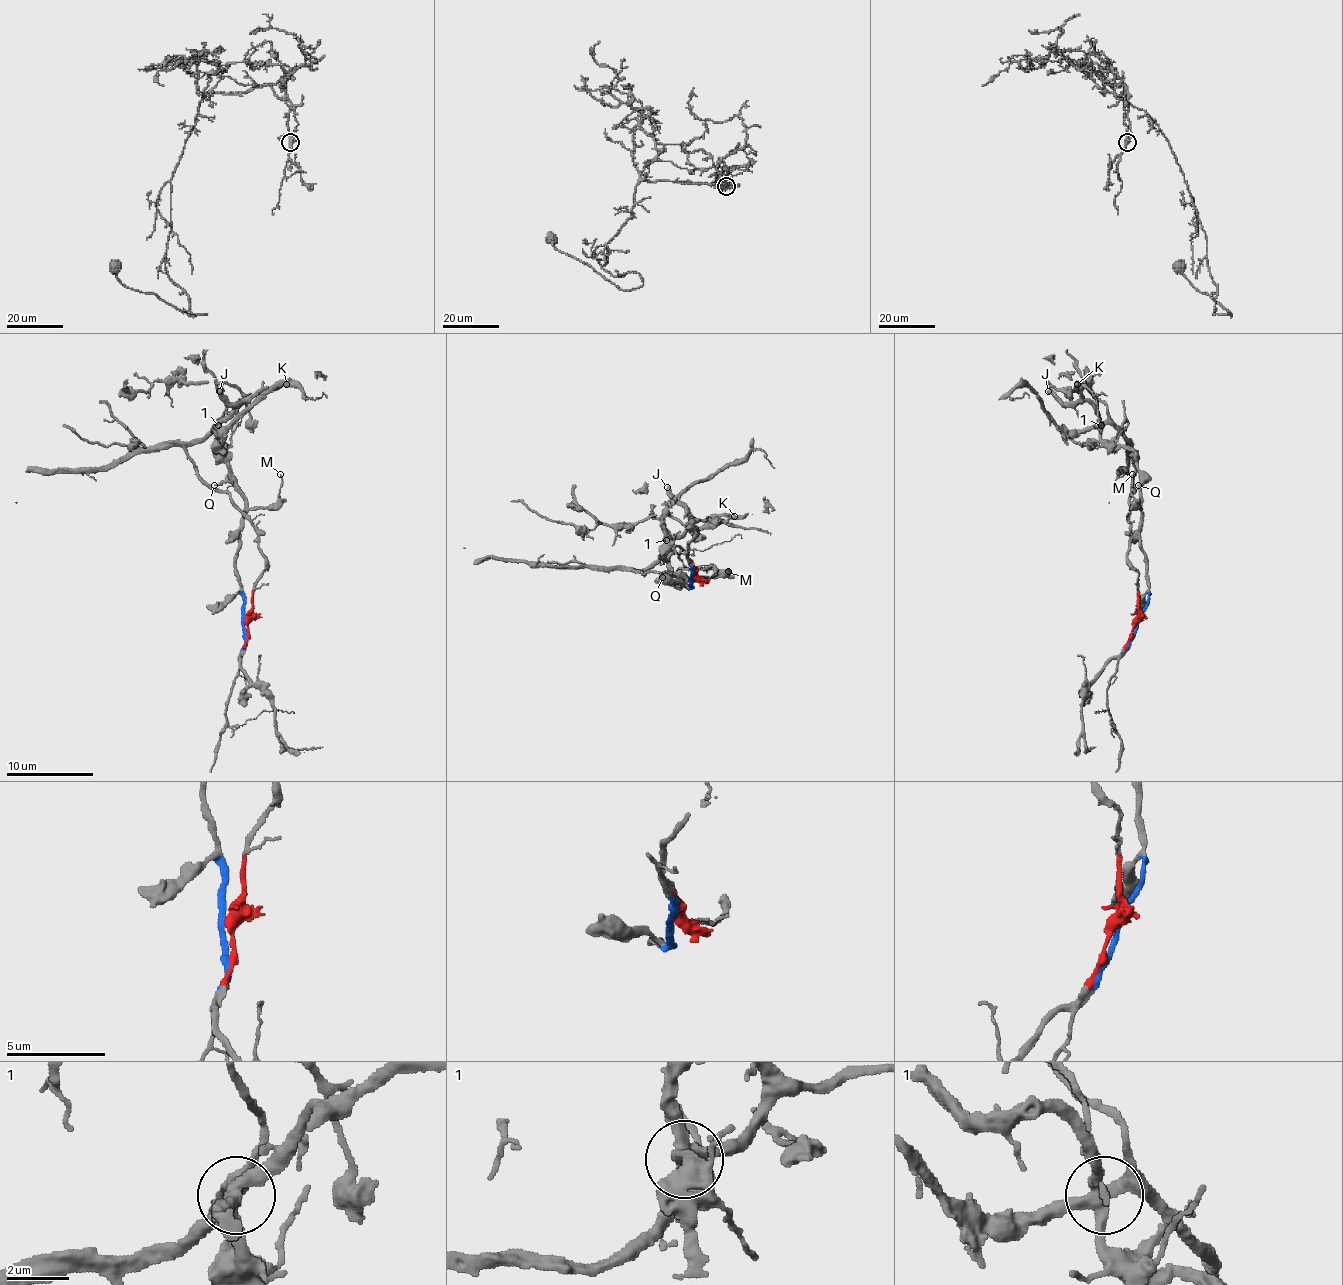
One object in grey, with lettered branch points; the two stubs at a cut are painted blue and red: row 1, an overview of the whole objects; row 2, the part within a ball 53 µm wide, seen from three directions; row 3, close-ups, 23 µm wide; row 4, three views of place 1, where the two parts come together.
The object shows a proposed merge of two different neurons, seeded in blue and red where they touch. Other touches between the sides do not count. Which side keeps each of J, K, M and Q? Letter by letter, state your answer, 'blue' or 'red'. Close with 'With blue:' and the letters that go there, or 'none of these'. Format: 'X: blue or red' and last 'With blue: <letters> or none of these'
J: blue
K: blue
M: blue
Q: blue
With blue: J, K, M, Q

